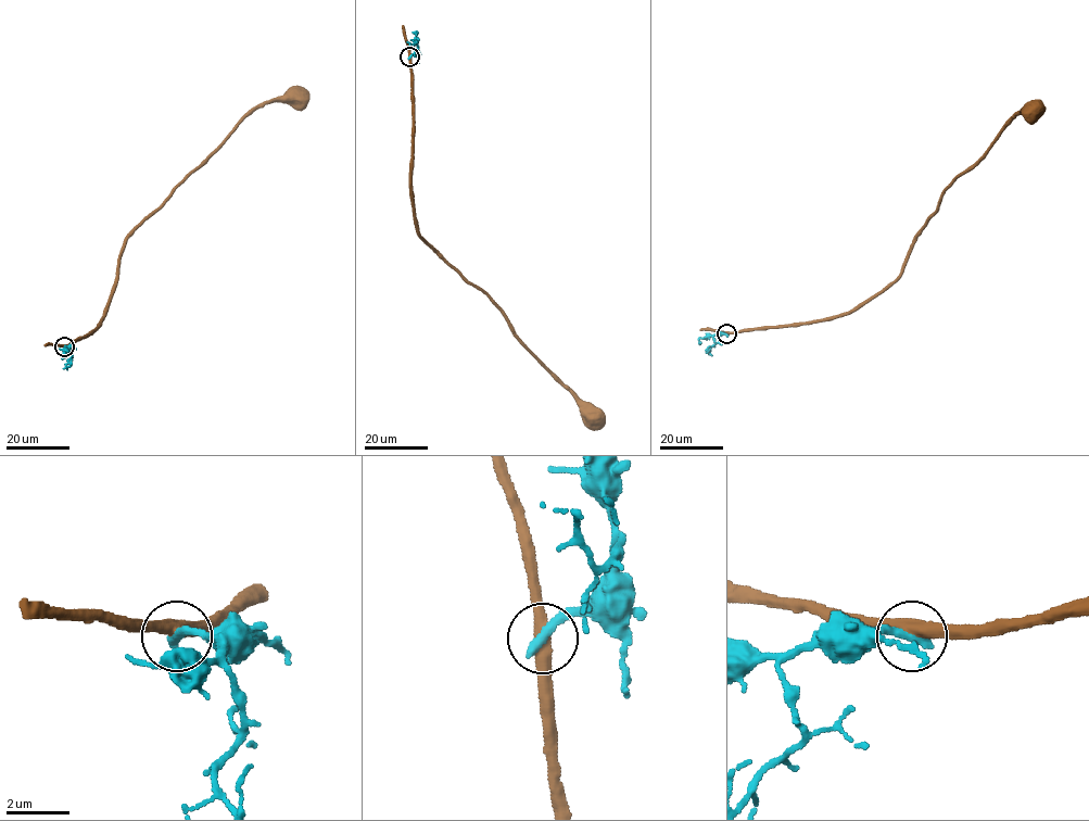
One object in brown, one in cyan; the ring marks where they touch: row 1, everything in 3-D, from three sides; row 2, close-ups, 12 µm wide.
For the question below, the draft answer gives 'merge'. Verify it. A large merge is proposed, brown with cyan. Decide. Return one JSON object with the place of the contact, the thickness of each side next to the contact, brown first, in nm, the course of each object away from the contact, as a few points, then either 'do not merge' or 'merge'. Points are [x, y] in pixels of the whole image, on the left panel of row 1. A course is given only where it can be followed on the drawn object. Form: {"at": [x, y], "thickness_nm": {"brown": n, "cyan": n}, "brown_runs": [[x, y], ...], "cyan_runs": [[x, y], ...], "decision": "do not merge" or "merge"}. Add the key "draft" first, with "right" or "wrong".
{"draft": "wrong", "at": [64, 346], "thickness_nm": {"brown": 440, "cyan": 360}, "brown_runs": [[64, 346], [100, 327], [114, 292], [125, 239], [136, 227], [202, 165], [242, 118], [266, 102], [293, 98]], "cyan_runs": [[64, 346], [67, 346], [71, 356], [65, 365], [67, 369]], "decision": "do not merge"}

